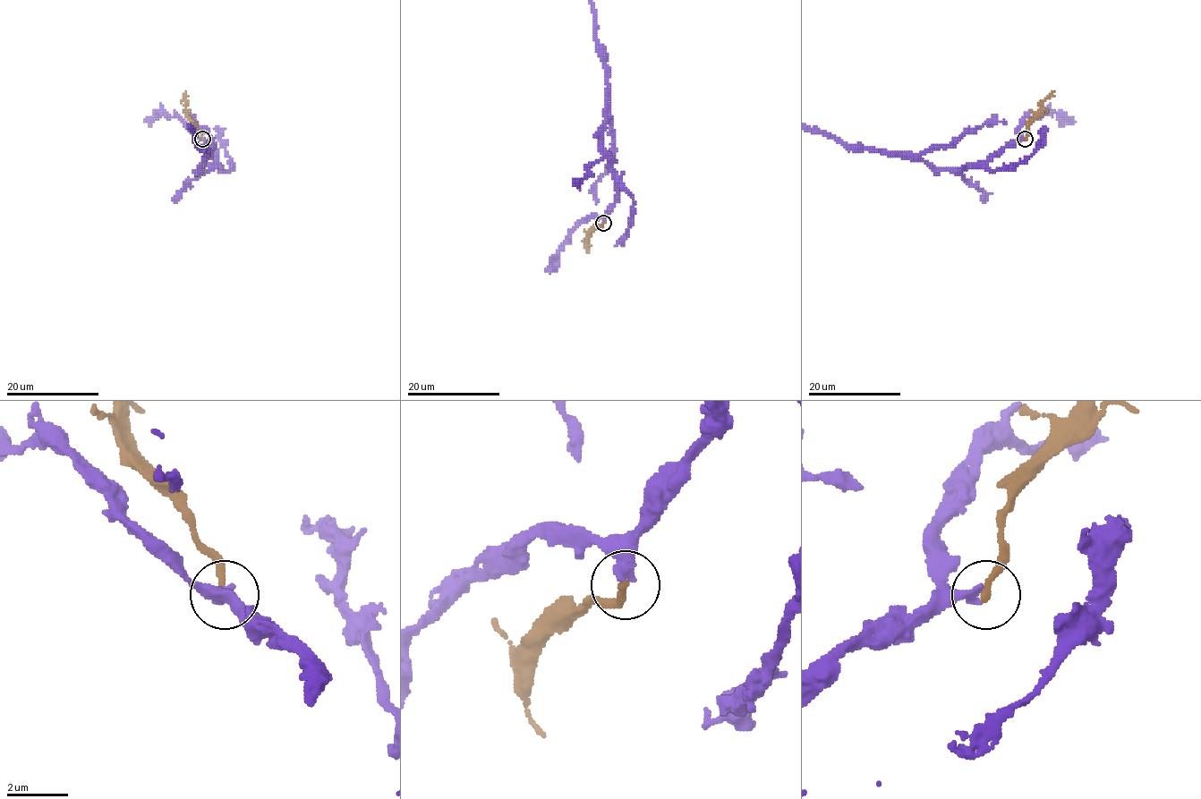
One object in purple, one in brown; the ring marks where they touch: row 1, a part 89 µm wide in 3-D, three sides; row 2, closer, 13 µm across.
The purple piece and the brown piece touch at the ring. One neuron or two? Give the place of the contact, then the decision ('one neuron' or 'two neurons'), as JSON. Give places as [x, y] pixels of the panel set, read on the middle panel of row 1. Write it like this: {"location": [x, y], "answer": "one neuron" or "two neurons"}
{"location": [603, 223], "answer": "two neurons"}

